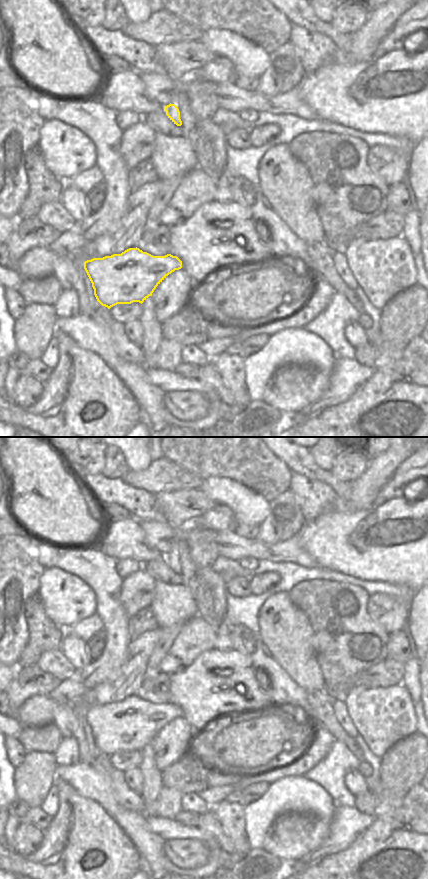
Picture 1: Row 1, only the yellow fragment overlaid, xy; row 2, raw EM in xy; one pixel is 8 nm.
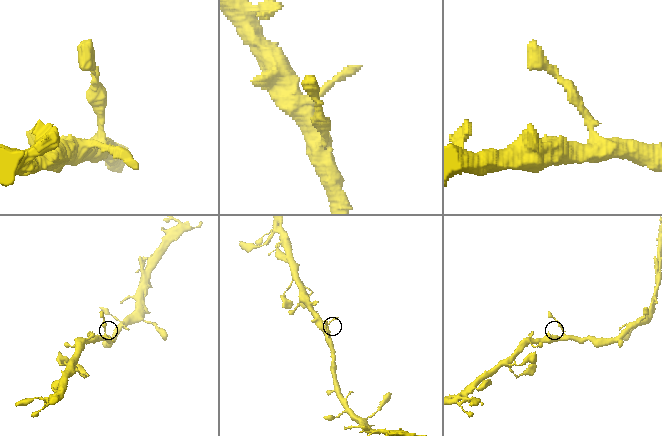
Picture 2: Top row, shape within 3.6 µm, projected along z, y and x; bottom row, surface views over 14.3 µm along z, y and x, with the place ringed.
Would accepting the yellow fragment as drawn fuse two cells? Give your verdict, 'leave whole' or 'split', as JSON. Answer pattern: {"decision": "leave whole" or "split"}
{"decision": "leave whole"}

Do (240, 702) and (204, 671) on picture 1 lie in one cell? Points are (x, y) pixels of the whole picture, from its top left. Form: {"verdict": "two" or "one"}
{"verdict": "one"}

